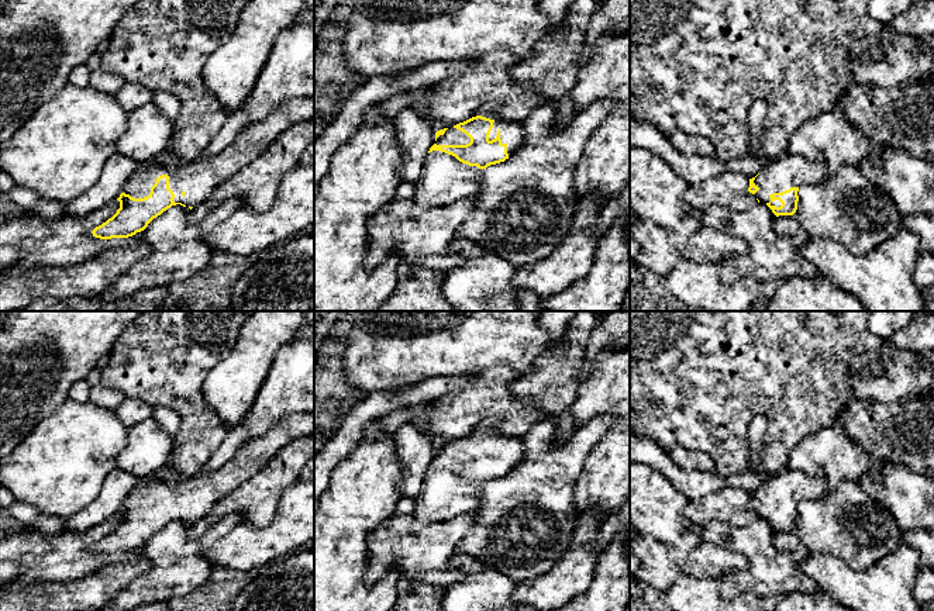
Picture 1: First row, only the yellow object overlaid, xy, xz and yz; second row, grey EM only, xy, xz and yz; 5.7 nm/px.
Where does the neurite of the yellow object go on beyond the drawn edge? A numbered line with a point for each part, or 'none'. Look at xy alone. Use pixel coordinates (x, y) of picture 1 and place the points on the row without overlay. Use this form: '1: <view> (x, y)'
1: xy (197, 494)

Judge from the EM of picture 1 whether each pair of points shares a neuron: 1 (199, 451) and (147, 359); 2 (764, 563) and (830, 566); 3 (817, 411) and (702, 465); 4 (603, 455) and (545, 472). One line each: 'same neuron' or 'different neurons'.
1: same neuron
2: different neurons
3: different neurons
4: different neurons

